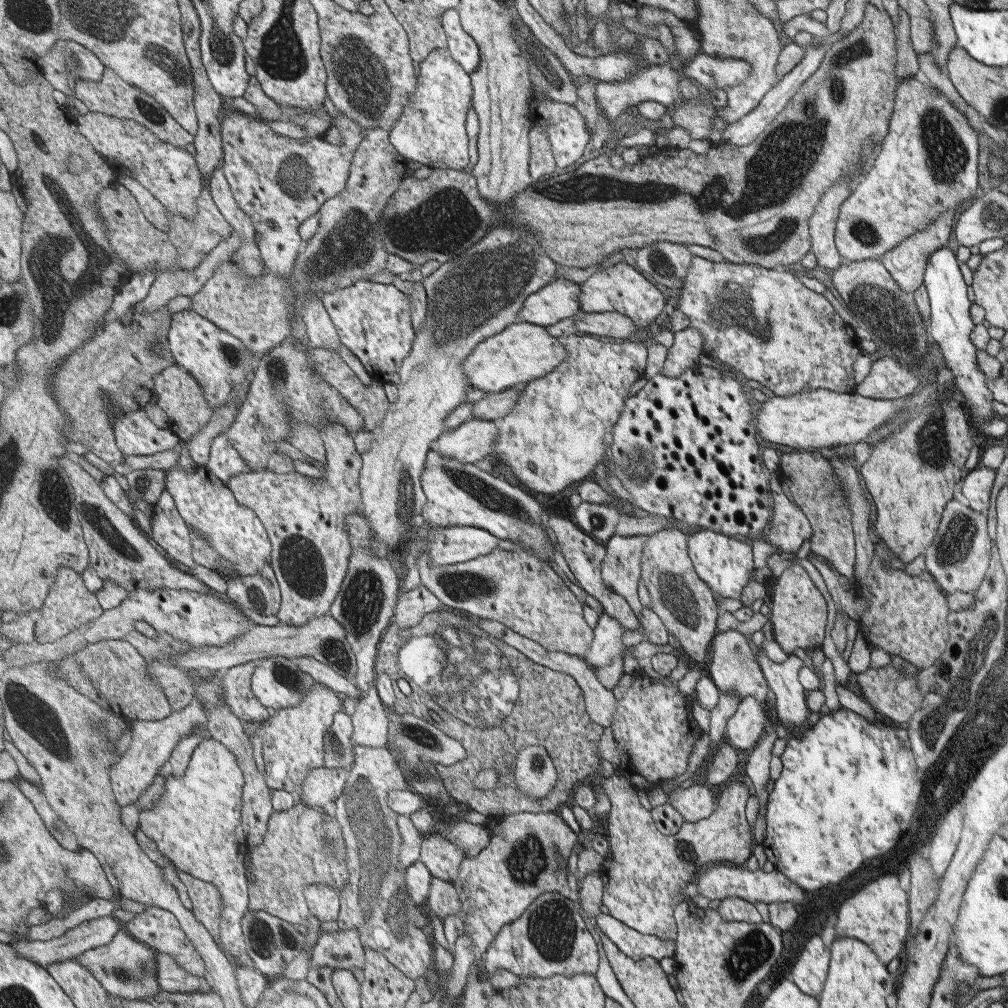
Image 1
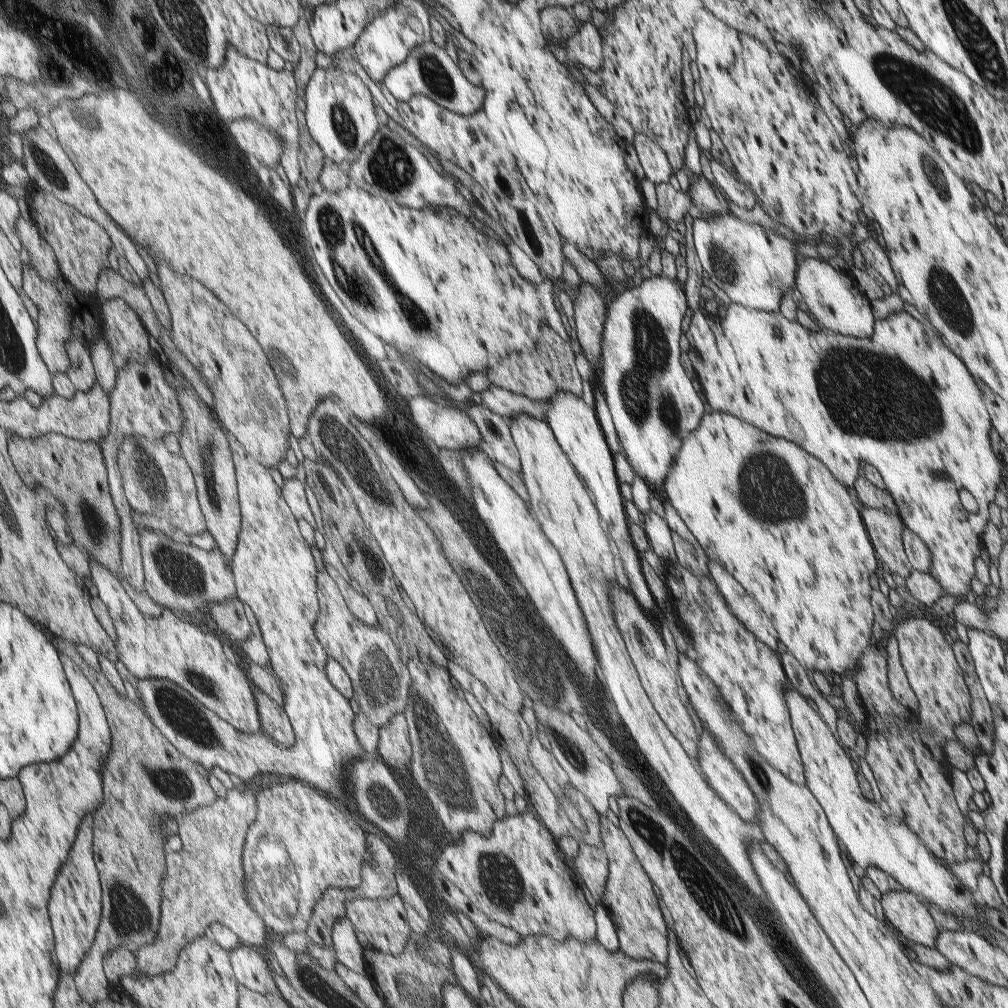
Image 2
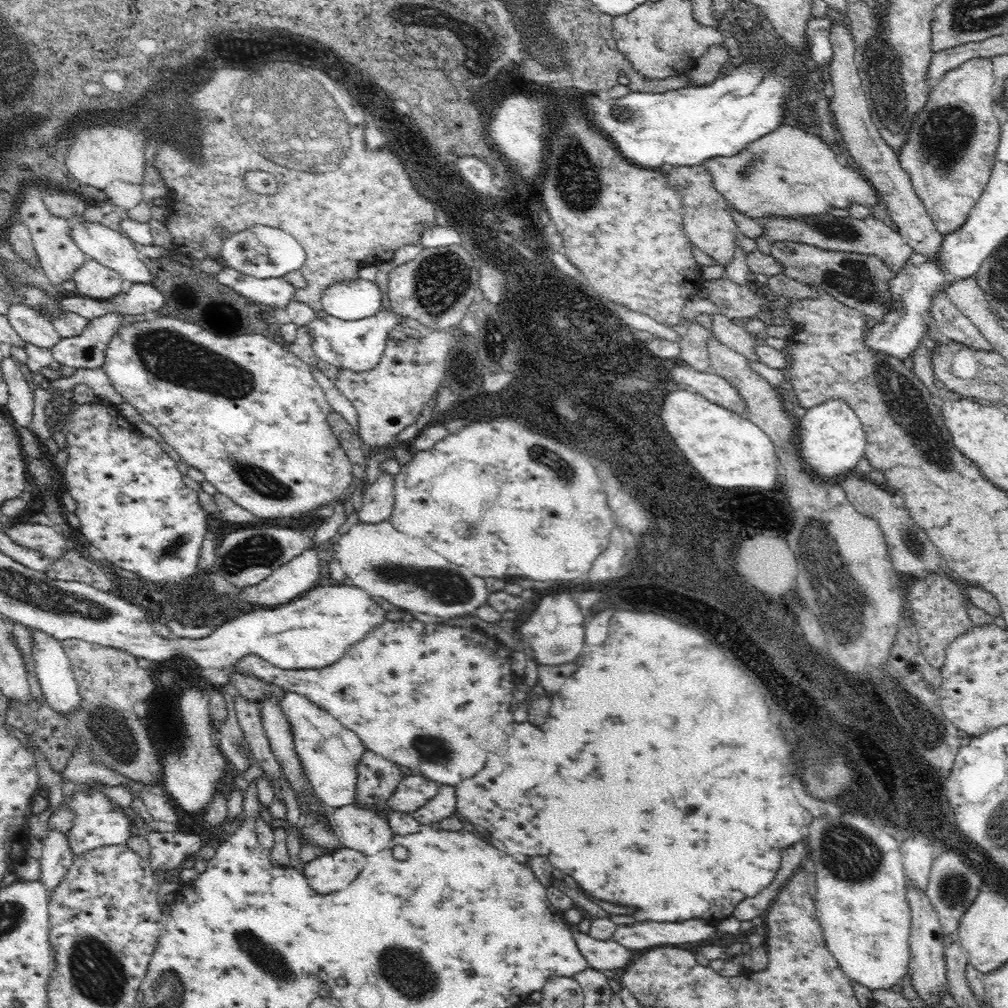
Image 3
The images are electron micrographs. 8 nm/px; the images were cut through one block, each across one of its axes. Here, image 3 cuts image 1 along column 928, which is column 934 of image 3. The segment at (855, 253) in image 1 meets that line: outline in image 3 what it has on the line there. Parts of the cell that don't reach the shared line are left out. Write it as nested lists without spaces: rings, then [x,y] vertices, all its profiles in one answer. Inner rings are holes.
[[[982,56],[968,57],[960,66],[952,68],[929,90],[928,102],[913,117],[908,140],[900,150],[900,166],[905,174],[908,174],[917,198],[924,203],[925,210],[932,217],[933,226],[942,235],[954,232],[964,224],[974,204],[980,198],[981,190],[984,189],[989,176],[1000,132],[1000,120],[994,116],[992,110],[996,103],[992,97],[994,82],[992,64]]]

